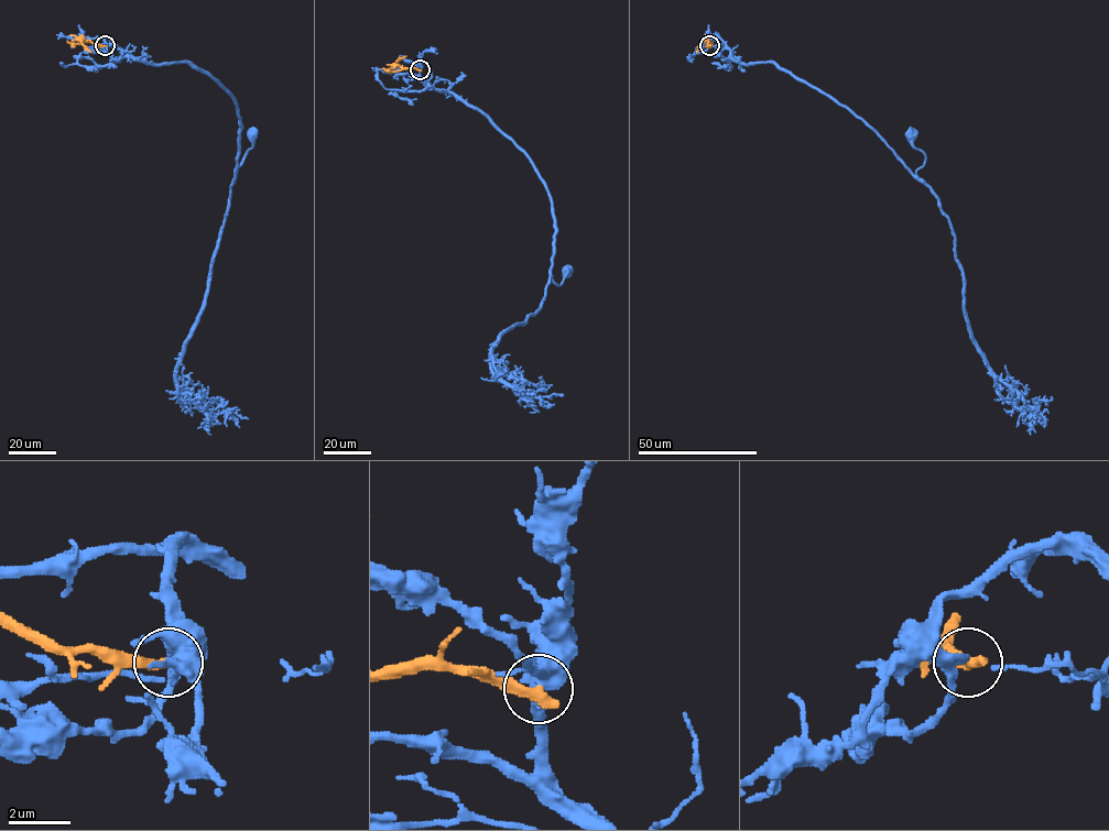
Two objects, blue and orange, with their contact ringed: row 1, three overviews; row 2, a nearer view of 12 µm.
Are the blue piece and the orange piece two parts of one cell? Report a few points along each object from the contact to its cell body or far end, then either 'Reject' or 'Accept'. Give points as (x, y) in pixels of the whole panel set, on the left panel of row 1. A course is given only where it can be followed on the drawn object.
Course of blue: (105, 45), (107, 36), (148, 62), (191, 62), (234, 98), (240, 126), (235, 177), (253, 145), (252, 134). Course of orange: (105, 45), (83, 40), (91, 52). Reject

